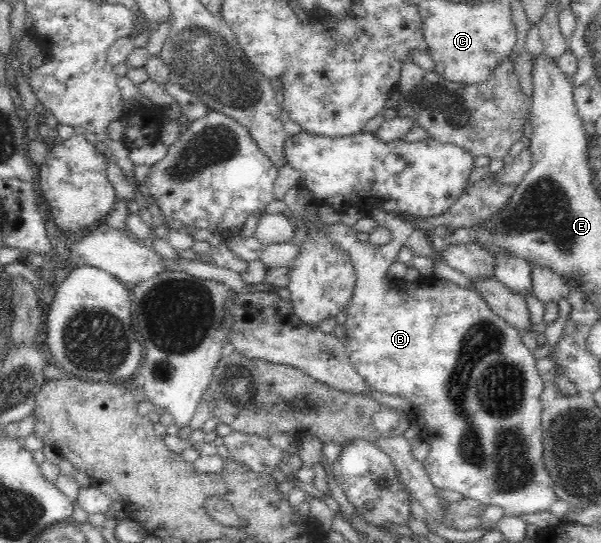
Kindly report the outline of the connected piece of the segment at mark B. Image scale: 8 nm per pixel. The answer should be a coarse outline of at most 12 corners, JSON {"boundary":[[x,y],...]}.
{"boundary":[[342,222],[356,272],[343,343],[410,401],[430,482],[549,512],[546,384],[476,290],[388,283],[388,245]]}

